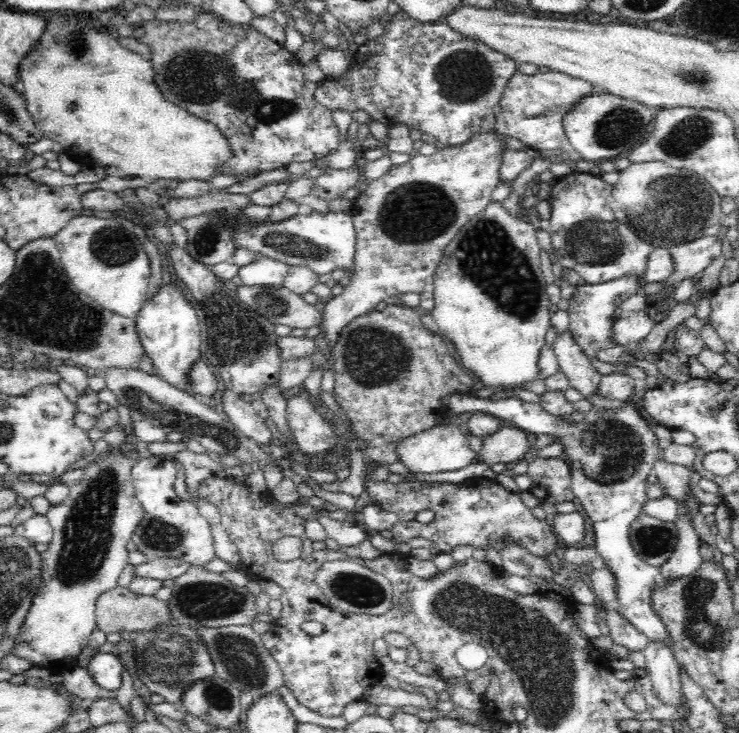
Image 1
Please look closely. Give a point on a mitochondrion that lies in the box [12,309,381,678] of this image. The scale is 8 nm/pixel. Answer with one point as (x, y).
(89, 528)

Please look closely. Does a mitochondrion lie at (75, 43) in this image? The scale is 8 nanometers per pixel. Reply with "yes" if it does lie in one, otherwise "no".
yes

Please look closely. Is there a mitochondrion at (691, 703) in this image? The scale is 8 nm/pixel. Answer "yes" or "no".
no

